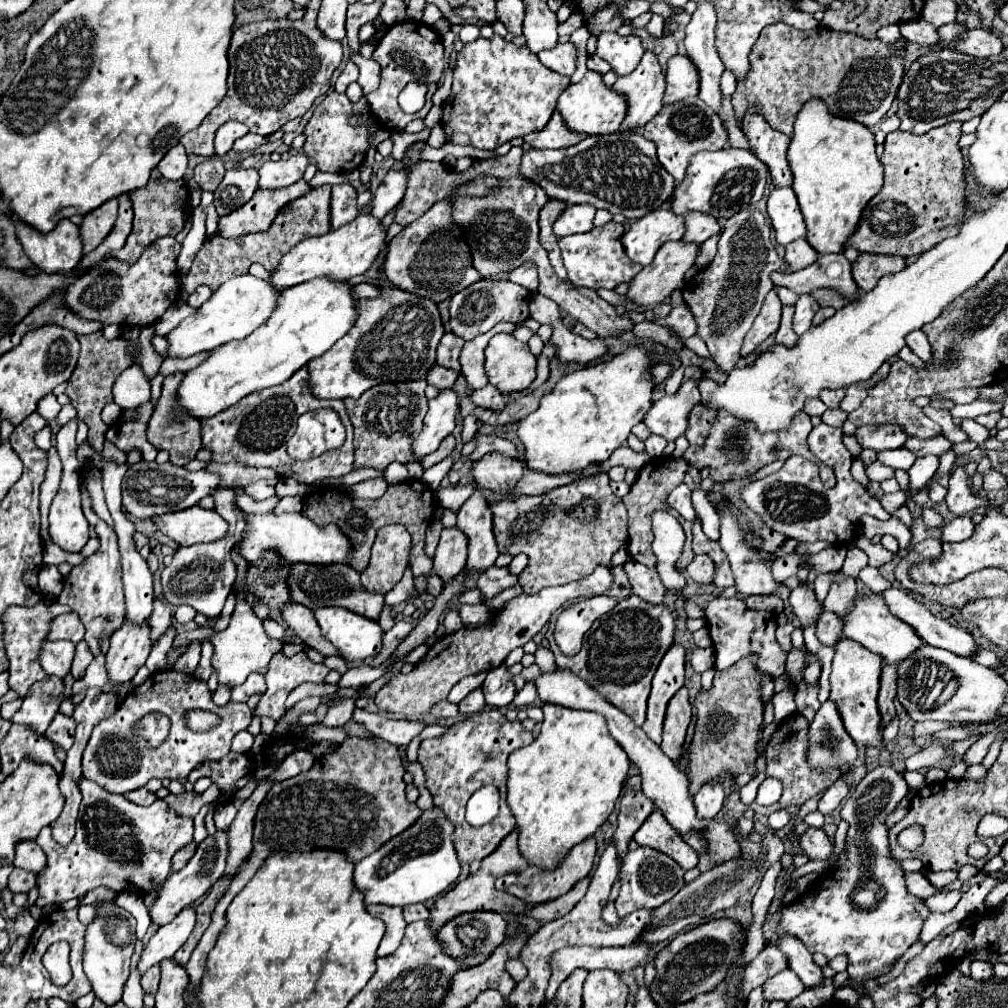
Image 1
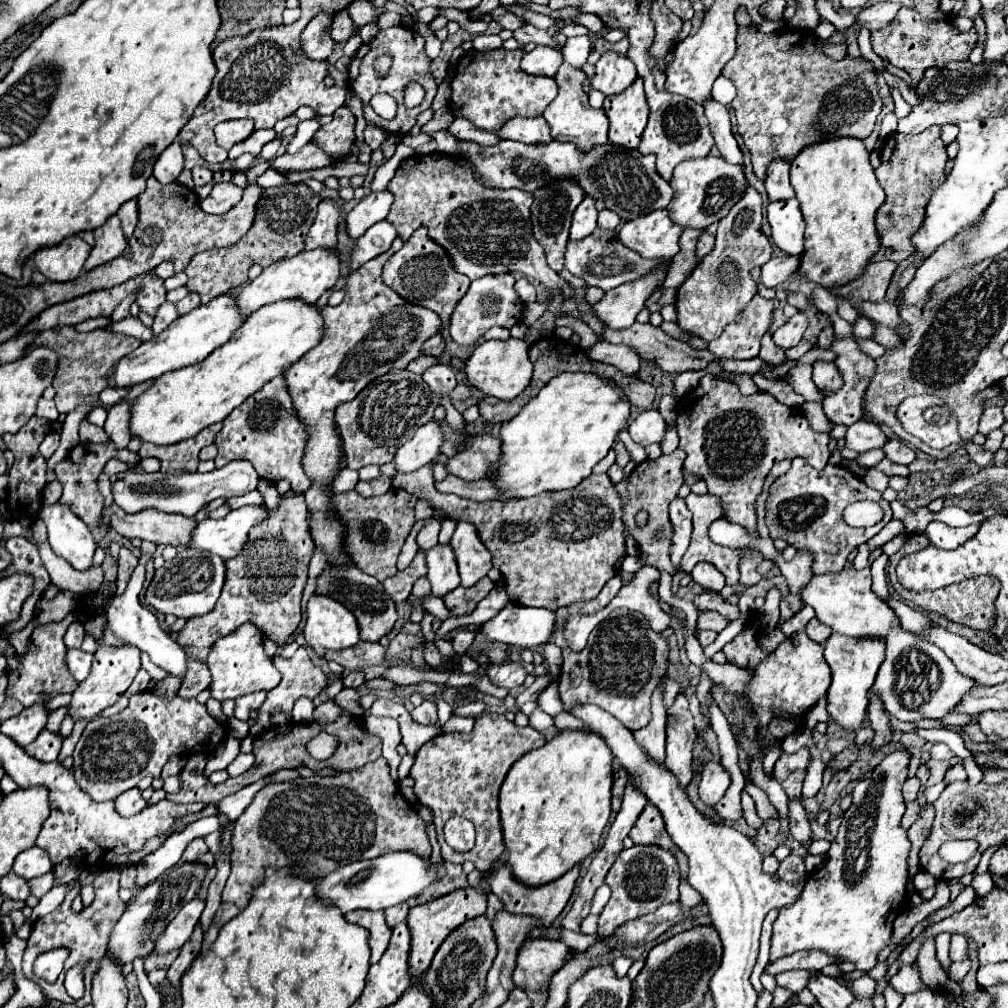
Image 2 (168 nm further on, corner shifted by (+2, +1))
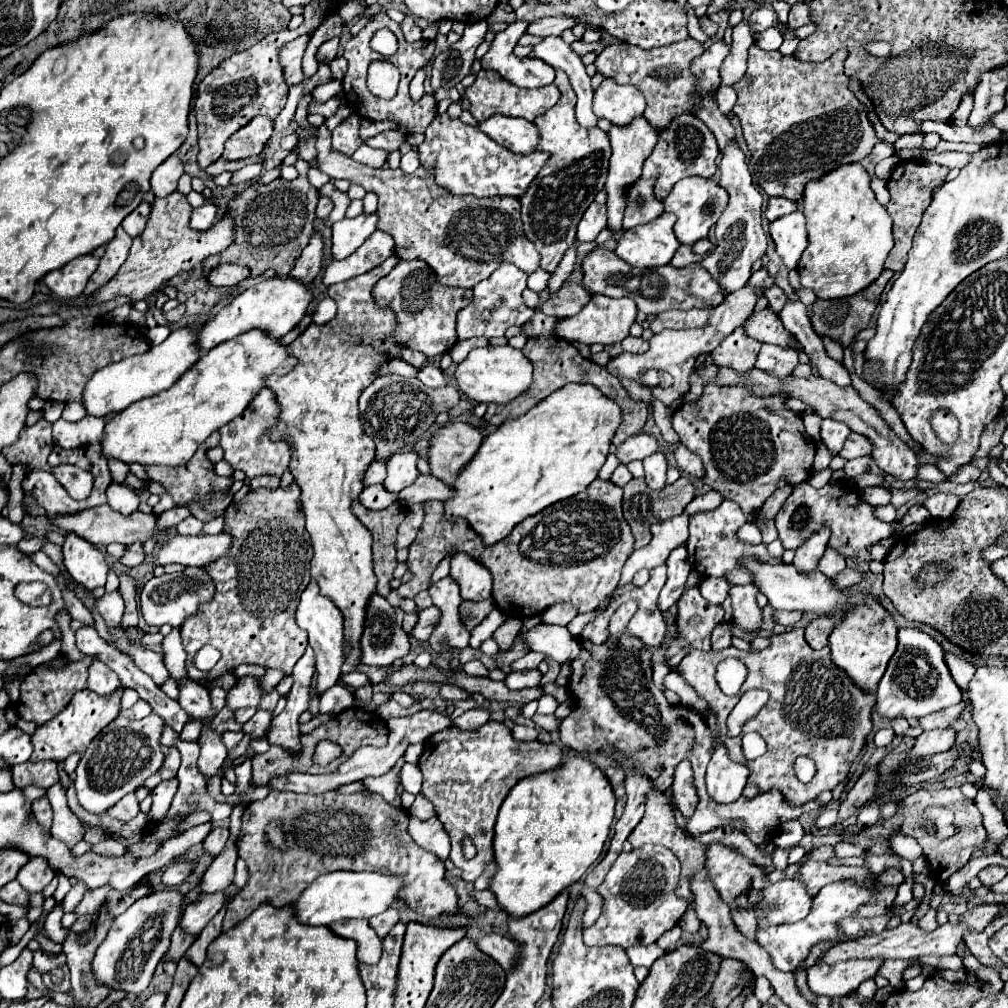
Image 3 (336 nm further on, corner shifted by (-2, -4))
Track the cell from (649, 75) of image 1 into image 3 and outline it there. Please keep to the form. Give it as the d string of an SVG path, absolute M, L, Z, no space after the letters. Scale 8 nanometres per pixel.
M634 118L630 126L610 126L610 144L612 144L612 158L608 168L608 182L606 182L606 194L608 194L608 226L612 230L622 230L622 216L624 216L624 192L626 188L638 180L642 172L642 162L650 156L654 144L656 144L656 130L646 122L646 118Z

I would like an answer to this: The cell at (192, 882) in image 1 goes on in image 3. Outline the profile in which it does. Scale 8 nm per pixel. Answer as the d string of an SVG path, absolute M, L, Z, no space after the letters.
M164 888L136 900L124 914L116 916L108 936L104 938L92 960L96 980L108 984L114 990L126 990L130 994L144 992L152 980L160 958L170 946L170 936L178 926L182 904L184 894L178 888Z

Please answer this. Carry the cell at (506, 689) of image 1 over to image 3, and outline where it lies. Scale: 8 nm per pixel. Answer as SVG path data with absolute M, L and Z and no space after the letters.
M522 670L522 672L510 672L506 674L506 686L510 690L524 690L532 686L540 686L540 670Z

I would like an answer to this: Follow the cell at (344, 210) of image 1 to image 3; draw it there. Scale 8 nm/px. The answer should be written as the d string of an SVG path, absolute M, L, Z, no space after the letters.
M314 232L310 236L308 246L302 250L302 256L298 258L294 270L290 272L290 278L298 278L302 282L312 282L320 274L320 270L322 270L322 262L324 262L322 234Z

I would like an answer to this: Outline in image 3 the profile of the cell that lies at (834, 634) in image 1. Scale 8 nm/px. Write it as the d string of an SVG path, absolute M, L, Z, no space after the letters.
M822 616L822 618L812 620L806 626L806 642L814 650L820 650L820 648L828 646L828 638L830 638L834 626L836 626L836 620L834 618L828 618L828 616Z

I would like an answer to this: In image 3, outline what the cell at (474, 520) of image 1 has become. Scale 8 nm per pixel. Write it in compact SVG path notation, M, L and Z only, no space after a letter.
M456 552L452 556L450 576L460 584L464 600L484 600L492 596L492 574L470 554Z

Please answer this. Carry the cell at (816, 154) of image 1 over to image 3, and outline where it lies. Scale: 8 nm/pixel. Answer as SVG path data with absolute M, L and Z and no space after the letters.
M860 162L838 166L830 174L808 182L800 210L808 218L808 248L798 262L804 288L814 290L822 300L846 298L864 290L882 274L884 260L892 248L892 218L876 200L870 188L870 174Z

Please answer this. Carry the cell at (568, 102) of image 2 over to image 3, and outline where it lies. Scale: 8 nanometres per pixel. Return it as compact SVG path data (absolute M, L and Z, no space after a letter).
M556 74L554 84L562 92L560 100L554 104L554 108L550 108L546 114L534 120L534 124L540 130L538 150L550 152L550 160L540 170L536 180L530 184L526 194L520 198L526 238L534 242L536 250L540 252L540 268L546 272L554 272L564 252L570 246L574 246L576 226L586 208L594 202L596 192L604 188L610 160L608 134L600 128L586 130L578 126L575 116L576 94L566 74Z

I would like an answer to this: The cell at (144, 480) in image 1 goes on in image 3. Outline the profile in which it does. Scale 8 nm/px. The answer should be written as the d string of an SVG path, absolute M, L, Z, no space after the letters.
M112 482L110 486L108 486L108 504L114 508L114 510L118 510L120 514L132 514L132 512L136 512L138 510L138 504L140 504L140 494L134 490L134 488L130 488L130 486L126 486L126 484L116 484L116 482Z

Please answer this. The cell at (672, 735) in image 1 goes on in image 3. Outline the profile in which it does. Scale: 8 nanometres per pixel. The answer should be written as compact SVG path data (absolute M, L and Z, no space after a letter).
M682 760L676 770L674 770L674 782L672 782L672 794L676 806L682 810L684 816L692 816L696 804L698 804L698 794L694 786L694 776L692 776L692 766L690 762Z

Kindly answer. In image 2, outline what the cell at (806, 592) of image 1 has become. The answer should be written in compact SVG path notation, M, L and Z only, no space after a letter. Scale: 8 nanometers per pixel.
M798 549L792 561L786 561L783 557L778 556L772 559L780 567L782 575L786 577L786 583L790 587L790 593L798 597L798 589L802 589L802 585L806 585L806 581L810 581L812 573L812 561L814 555L810 551Z

